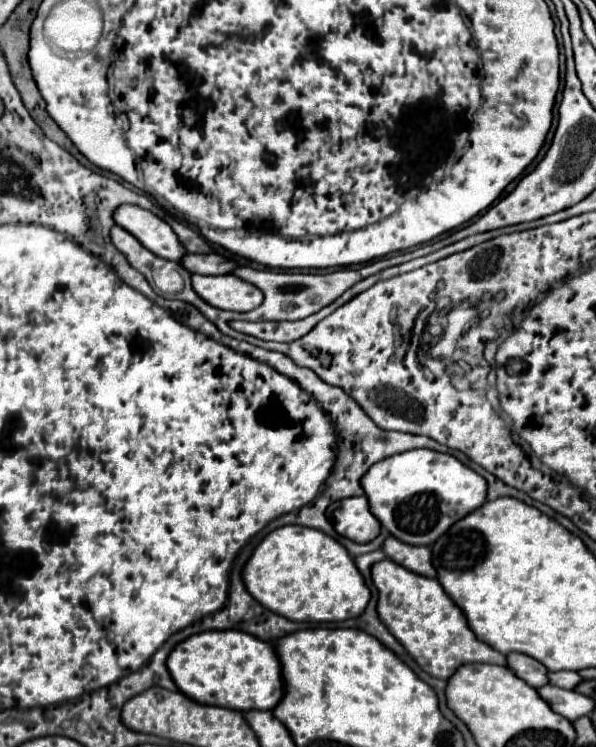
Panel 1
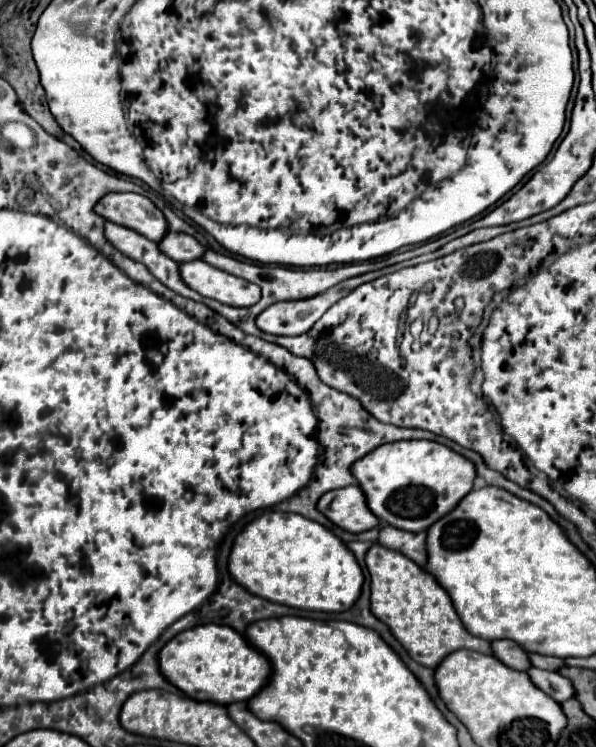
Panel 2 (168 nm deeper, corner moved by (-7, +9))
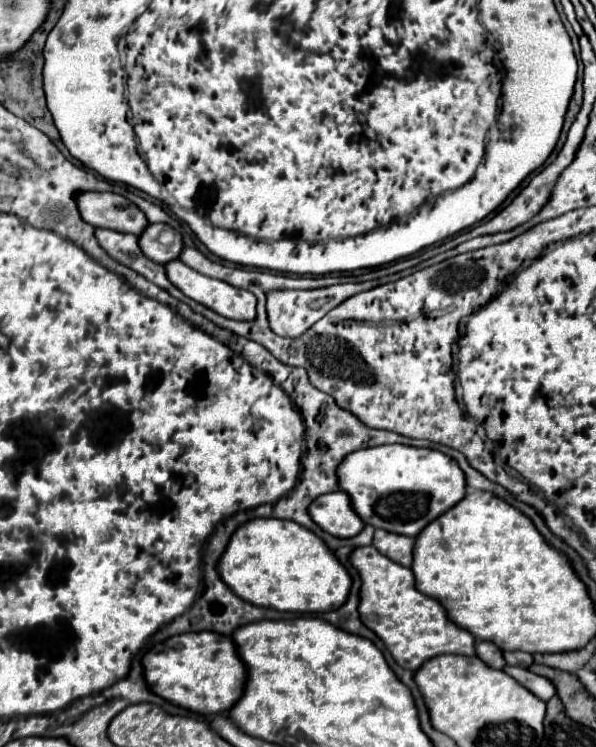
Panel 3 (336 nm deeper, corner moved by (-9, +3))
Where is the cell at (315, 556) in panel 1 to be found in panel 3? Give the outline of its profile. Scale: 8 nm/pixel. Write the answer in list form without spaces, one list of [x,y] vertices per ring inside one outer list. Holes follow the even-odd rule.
[[[251,519],[237,527],[217,563],[217,573],[241,599],[291,613],[339,609],[351,589],[351,577],[333,551],[309,529],[283,519]]]

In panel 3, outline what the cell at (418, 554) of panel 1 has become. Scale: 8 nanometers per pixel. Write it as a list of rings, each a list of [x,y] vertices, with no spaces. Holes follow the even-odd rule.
[[[375,529],[373,547],[379,553],[383,553],[385,557],[389,557],[391,561],[395,561],[403,567],[411,567],[411,563],[413,563],[413,545],[415,545],[413,537],[405,537],[405,535],[389,533],[389,531],[383,531],[383,529]]]

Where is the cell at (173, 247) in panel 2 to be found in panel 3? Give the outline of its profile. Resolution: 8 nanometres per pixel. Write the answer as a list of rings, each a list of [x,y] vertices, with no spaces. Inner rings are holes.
[[[151,223],[151,225],[147,225],[145,231],[139,235],[139,247],[141,247],[141,251],[143,251],[149,259],[153,259],[155,263],[161,263],[161,265],[165,265],[167,261],[177,259],[177,257],[179,257],[179,251],[183,249],[183,241],[181,241],[181,235],[179,235],[177,231],[175,231],[175,241],[173,241],[171,247],[161,245],[161,243],[157,241],[157,235],[159,235],[161,231],[165,231],[165,229],[169,229],[169,225],[165,225],[165,223]]]

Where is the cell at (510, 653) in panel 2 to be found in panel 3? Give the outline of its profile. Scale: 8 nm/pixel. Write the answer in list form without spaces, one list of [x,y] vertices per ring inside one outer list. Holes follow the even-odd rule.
[[[477,641],[475,653],[477,653],[477,657],[479,657],[483,663],[487,663],[487,665],[493,667],[493,669],[503,669],[503,667],[505,667],[505,659],[501,659],[501,649],[495,647],[495,645],[489,643],[489,641]]]

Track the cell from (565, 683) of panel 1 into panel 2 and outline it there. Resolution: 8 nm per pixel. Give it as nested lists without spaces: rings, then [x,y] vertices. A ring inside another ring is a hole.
[[[529,655],[531,663],[539,669],[545,669],[545,671],[559,671],[561,667],[565,667],[565,659],[559,659],[559,657],[547,657],[547,655]]]

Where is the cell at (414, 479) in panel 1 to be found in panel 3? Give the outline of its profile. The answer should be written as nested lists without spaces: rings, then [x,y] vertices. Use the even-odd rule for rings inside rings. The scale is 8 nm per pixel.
[[[409,445],[359,449],[339,463],[337,481],[363,523],[409,537],[415,537],[445,509],[459,503],[467,489],[465,475],[451,457],[435,449]]]

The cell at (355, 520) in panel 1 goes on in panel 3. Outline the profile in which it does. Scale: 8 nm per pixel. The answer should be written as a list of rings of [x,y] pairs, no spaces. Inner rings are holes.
[[[343,491],[325,493],[309,505],[309,517],[333,537],[353,537],[363,529],[361,517],[353,511]]]

